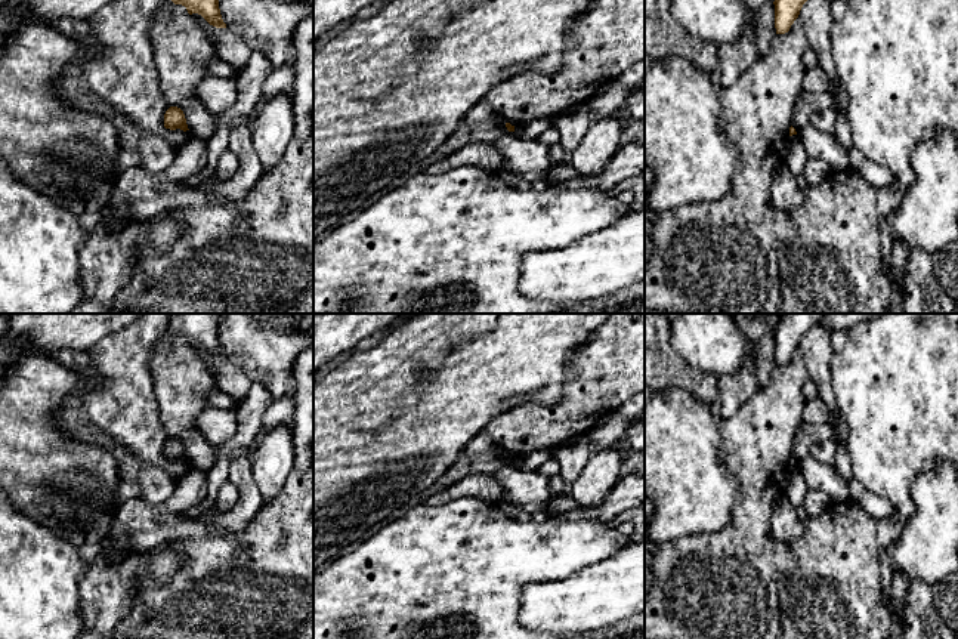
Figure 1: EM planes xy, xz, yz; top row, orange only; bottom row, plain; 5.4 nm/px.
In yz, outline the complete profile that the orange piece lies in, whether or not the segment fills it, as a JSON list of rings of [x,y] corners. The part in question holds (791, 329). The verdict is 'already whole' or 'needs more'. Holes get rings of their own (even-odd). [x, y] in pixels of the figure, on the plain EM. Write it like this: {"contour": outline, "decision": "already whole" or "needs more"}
{"contour": [[[788,314],[775,330],[776,365],[789,362],[798,349],[803,336],[815,325],[819,325],[826,314]]], "decision": "already whole"}

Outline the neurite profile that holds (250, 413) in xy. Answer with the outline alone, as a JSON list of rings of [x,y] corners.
[[[251,383],[248,395],[235,411],[237,433],[226,444],[213,447],[216,456],[244,453],[259,435],[263,417],[272,402],[274,396],[262,383]]]

